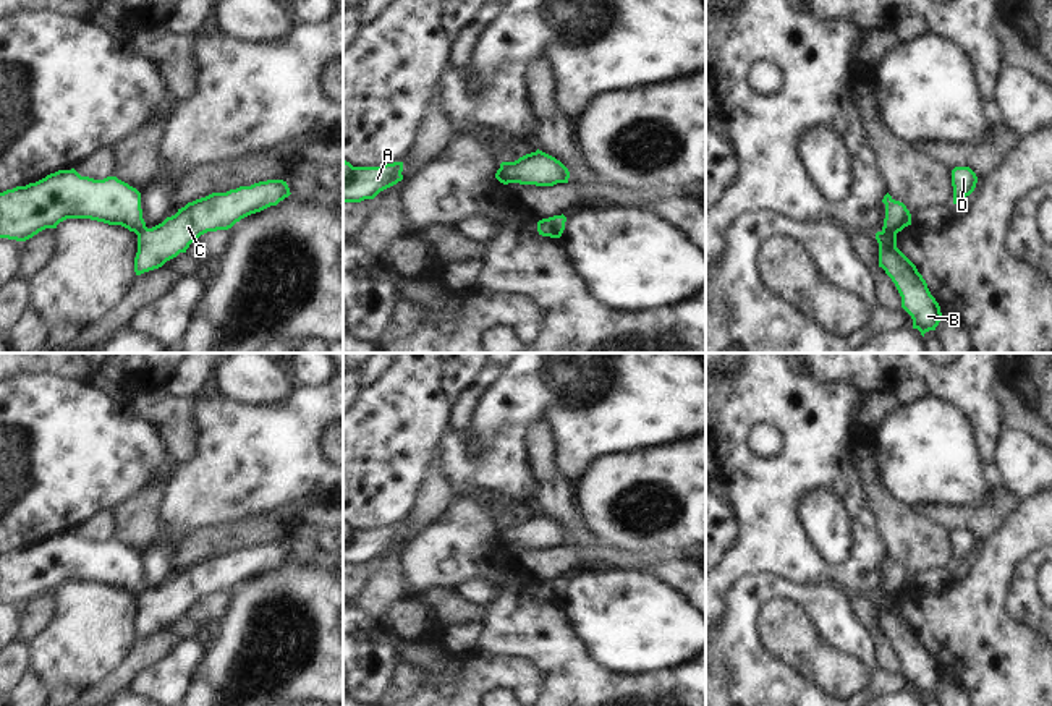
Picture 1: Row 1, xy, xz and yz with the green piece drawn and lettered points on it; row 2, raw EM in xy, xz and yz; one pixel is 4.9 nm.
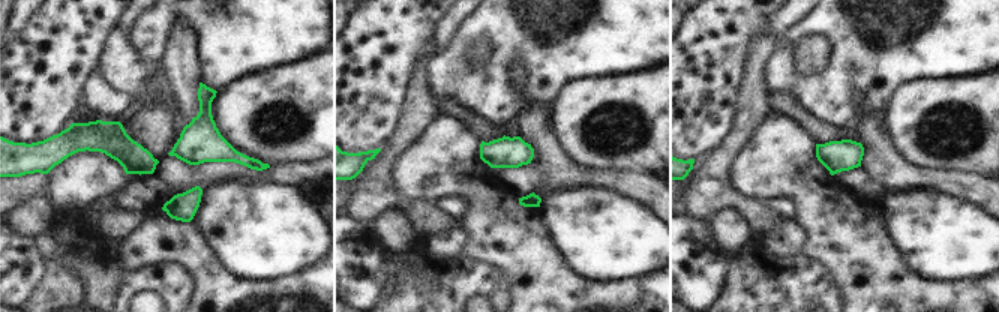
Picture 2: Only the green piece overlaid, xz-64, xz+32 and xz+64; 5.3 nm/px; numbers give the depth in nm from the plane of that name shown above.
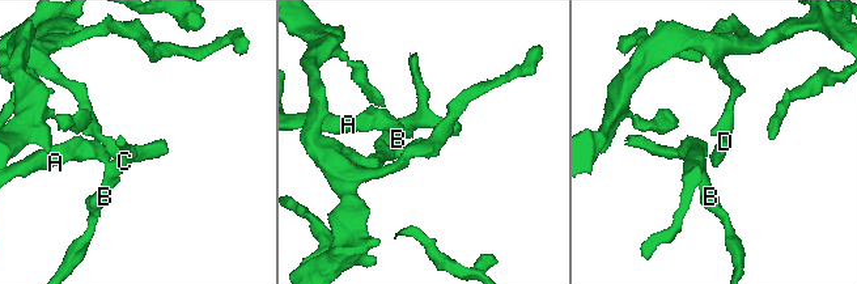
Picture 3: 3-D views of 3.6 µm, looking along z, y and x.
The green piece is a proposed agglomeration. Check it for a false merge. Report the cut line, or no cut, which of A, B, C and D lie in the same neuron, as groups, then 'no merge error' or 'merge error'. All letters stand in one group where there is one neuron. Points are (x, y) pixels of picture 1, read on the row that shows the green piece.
yz (882, 229), (895, 233) | A D / B C | merge error

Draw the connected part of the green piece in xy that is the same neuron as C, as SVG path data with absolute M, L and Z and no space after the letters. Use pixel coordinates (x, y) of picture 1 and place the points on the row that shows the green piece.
M267 180L188 202L162 223L138 233L136 275L159 269L180 253L186 253L201 235L228 230L241 219L277 206L290 194L286 181Z

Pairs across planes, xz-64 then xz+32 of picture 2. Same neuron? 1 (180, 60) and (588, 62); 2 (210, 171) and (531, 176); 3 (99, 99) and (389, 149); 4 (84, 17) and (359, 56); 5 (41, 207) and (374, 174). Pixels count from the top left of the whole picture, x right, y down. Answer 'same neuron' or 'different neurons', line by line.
1: different neurons
2: same neuron
3: different neurons
4: same neuron
5: same neuron

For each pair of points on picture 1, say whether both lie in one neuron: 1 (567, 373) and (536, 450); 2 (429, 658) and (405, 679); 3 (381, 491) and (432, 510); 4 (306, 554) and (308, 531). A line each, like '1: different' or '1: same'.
1: different
2: different
3: different
4: same

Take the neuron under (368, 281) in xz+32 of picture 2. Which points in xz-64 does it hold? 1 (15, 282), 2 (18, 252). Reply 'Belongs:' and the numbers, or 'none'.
Belongs: 1, 2

